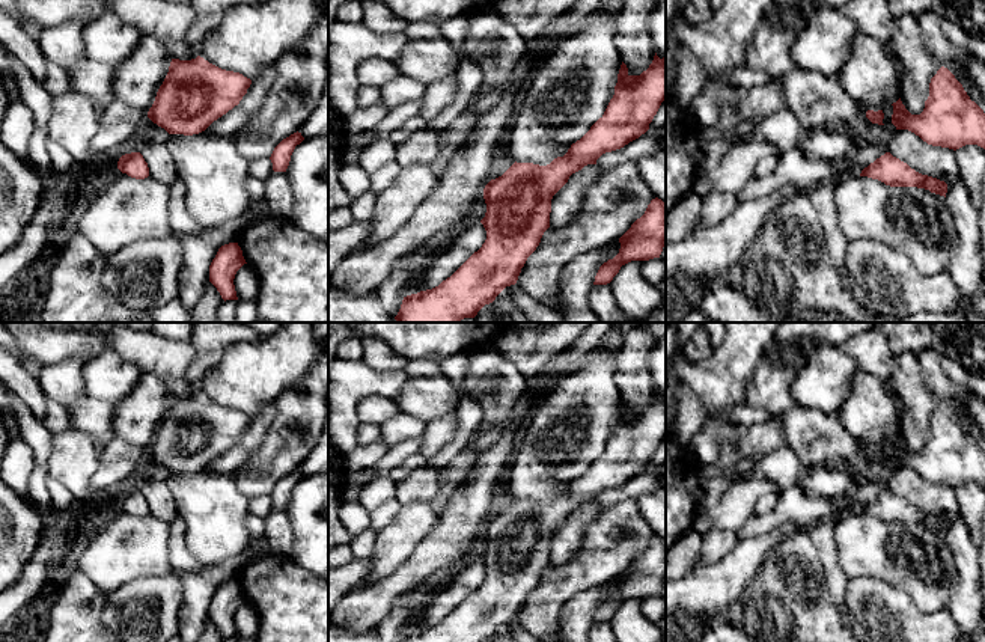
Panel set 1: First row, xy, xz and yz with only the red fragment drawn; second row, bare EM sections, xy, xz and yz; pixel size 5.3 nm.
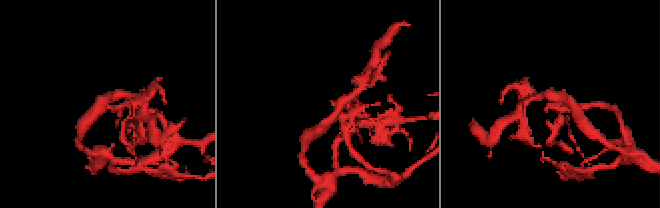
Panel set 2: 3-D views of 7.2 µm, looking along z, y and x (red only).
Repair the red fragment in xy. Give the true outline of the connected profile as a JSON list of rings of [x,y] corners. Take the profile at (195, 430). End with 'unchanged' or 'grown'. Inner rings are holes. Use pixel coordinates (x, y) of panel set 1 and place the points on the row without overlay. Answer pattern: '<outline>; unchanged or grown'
[[[203,395],[172,396],[148,455],[169,472],[193,473],[239,442],[252,417]]]; unchanged

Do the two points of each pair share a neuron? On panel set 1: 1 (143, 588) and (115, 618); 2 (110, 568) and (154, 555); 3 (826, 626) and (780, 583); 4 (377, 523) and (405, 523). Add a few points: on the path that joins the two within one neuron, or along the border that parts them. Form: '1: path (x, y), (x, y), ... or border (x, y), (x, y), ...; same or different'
1: path (137, 596), (122, 611); same
2: path (121, 558), (125, 555), (143, 555); same
3: path (815, 615), (791, 591); same
4: border (402, 507), (378, 532); different

